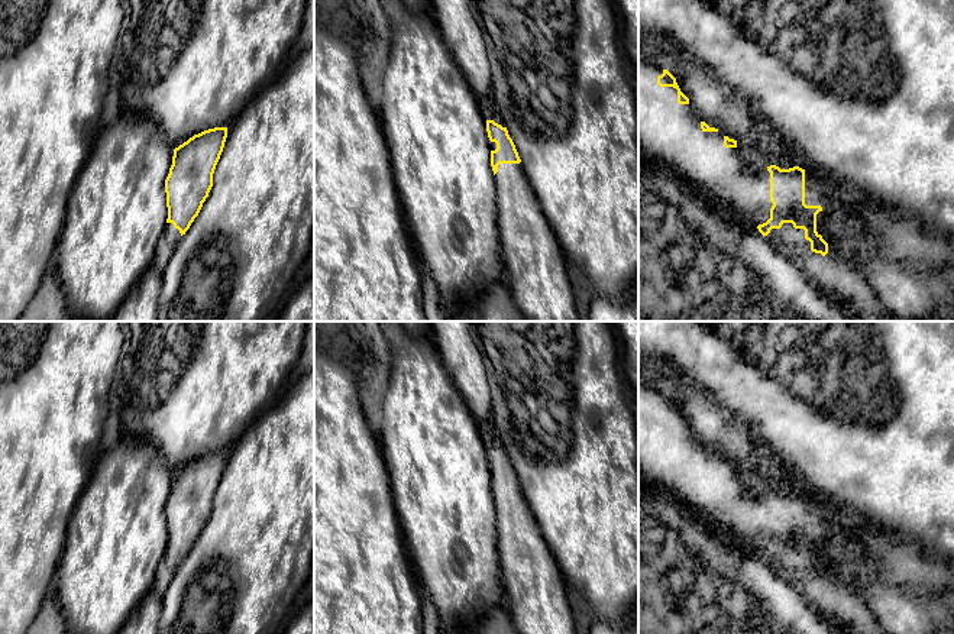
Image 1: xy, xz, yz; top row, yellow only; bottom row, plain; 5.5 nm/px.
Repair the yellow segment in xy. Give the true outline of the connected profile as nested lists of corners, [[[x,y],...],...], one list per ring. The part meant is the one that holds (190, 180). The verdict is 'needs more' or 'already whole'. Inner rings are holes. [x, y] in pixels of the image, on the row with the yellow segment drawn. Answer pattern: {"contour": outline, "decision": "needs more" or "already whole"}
{"contour": [[[214,127],[194,135],[174,149],[165,179],[168,219],[152,262],[161,274],[208,197],[226,138],[227,127]]], "decision": "needs more"}

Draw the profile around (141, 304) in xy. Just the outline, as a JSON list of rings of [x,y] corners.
[[[151,266],[129,291],[110,321],[158,321],[162,274]]]

